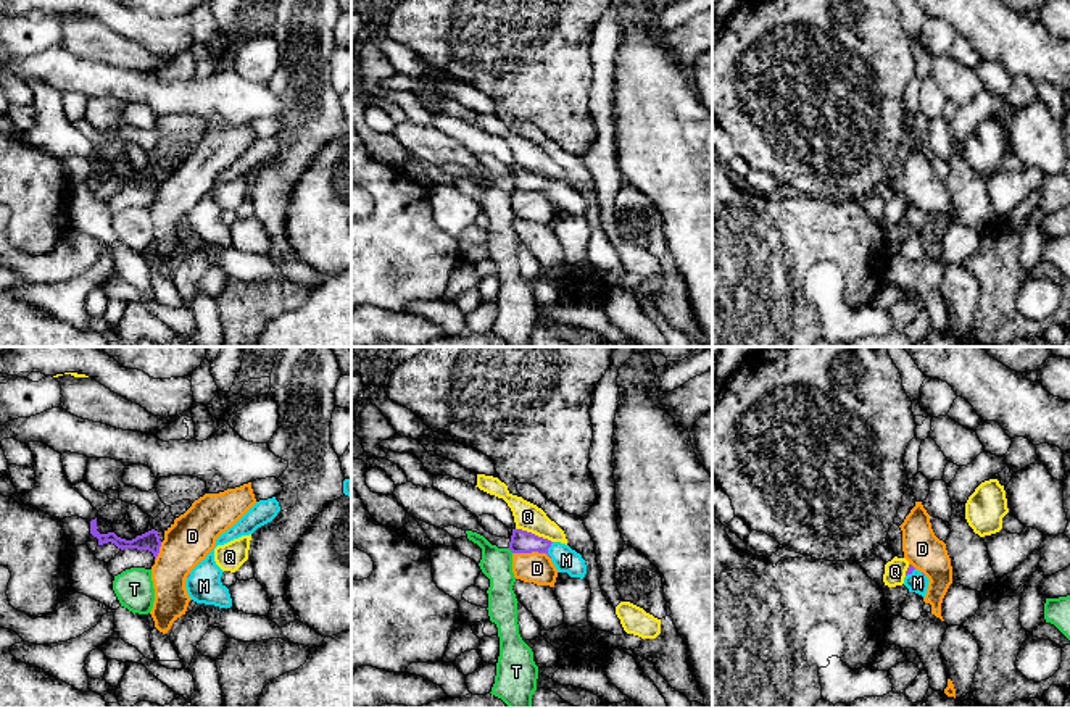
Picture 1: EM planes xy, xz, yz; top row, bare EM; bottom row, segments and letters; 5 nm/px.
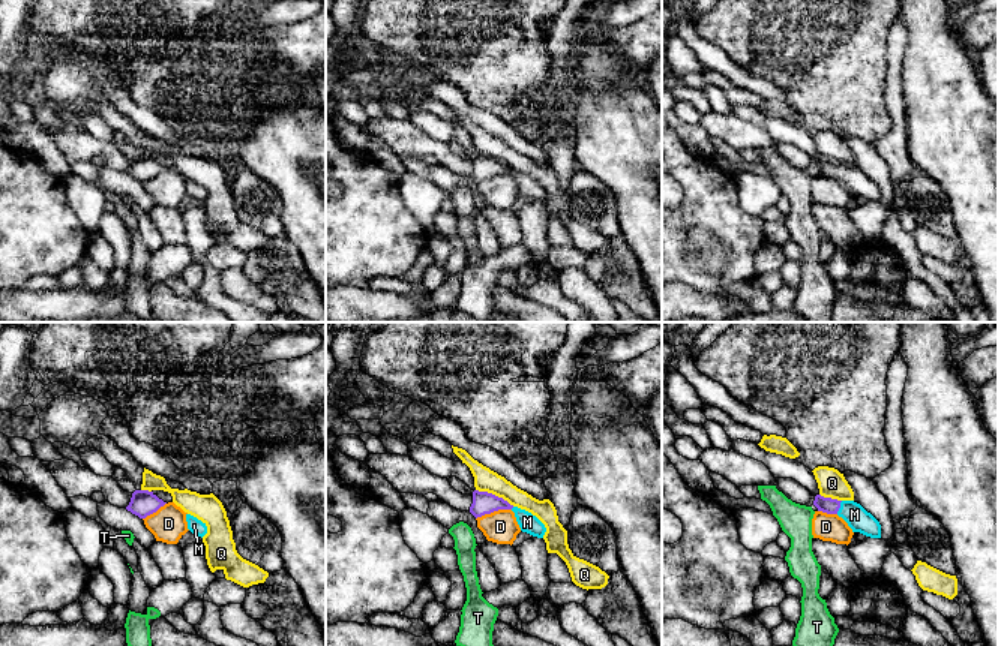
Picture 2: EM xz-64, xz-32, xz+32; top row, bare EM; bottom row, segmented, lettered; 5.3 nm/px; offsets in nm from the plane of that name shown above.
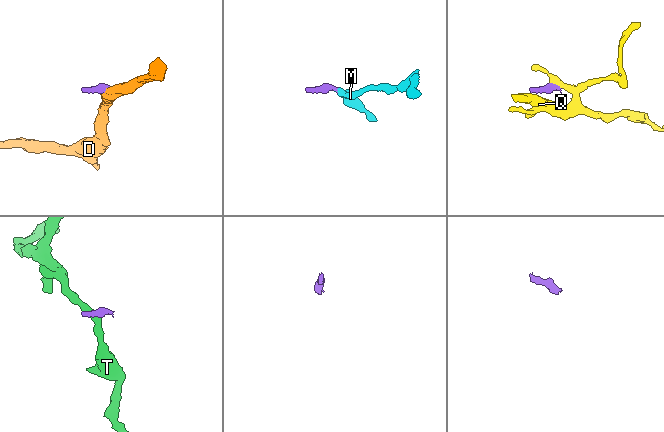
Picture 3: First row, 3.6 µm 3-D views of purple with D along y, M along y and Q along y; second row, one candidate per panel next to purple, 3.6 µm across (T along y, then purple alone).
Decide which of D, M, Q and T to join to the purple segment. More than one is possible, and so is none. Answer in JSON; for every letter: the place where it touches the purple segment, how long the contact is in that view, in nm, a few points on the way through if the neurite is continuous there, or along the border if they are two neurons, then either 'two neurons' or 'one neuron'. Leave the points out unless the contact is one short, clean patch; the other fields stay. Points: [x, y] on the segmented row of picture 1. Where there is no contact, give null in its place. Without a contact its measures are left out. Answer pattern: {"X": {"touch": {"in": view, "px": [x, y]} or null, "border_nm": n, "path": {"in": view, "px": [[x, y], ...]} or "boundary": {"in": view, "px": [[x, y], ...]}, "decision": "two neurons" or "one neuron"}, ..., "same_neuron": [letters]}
{"D": {"touch": {"in": "xz", "px": [532, 550]}, "border_nm": 190, "boundary": {"in": "xz", "px": [[513, 552], [543, 552], [550, 558]]}, "decision": "two neurons"}, "M": {"touch": {"in": "xz", "px": [547, 550]}, "border_nm": 80, "path": {"in": "xz", "px": [[521, 541], [540, 544], [547, 550], [556, 550], [566, 560]]}, "decision": "one neuron"}, "Q": {"touch": {"in": "xz", "px": [534, 534]}, "border_nm": 200, "boundary": {"in": "xz", "px": [[516, 528], [547, 537], [551, 542]]}, "decision": "two neurons"}, "T": {"touch": {"in": "xz", "px": [511, 550]}, "border_nm": 40, "boundary": {"in": "xz", "px": [[508, 549], [513, 552]]}, "decision": "two neurons"}, "same_neuron": ["M"]}

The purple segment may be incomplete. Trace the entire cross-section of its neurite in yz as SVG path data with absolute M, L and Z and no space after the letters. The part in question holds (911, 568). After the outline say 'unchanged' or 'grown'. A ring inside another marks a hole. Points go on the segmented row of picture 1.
M909 564L904 577L904 585L909 589L909 592L915 592L922 597L925 597L928 589L928 577L922 574L922 571L915 569L912 564Z | grown

